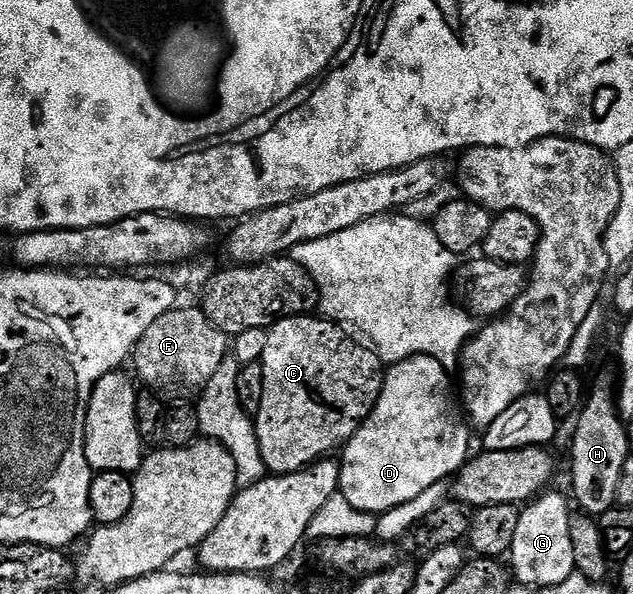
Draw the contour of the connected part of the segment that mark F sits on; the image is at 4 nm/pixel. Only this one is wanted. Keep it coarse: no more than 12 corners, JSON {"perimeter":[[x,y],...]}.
{"perimeter":[[174,306],[133,349],[162,397],[200,394],[231,340],[200,307]]}

